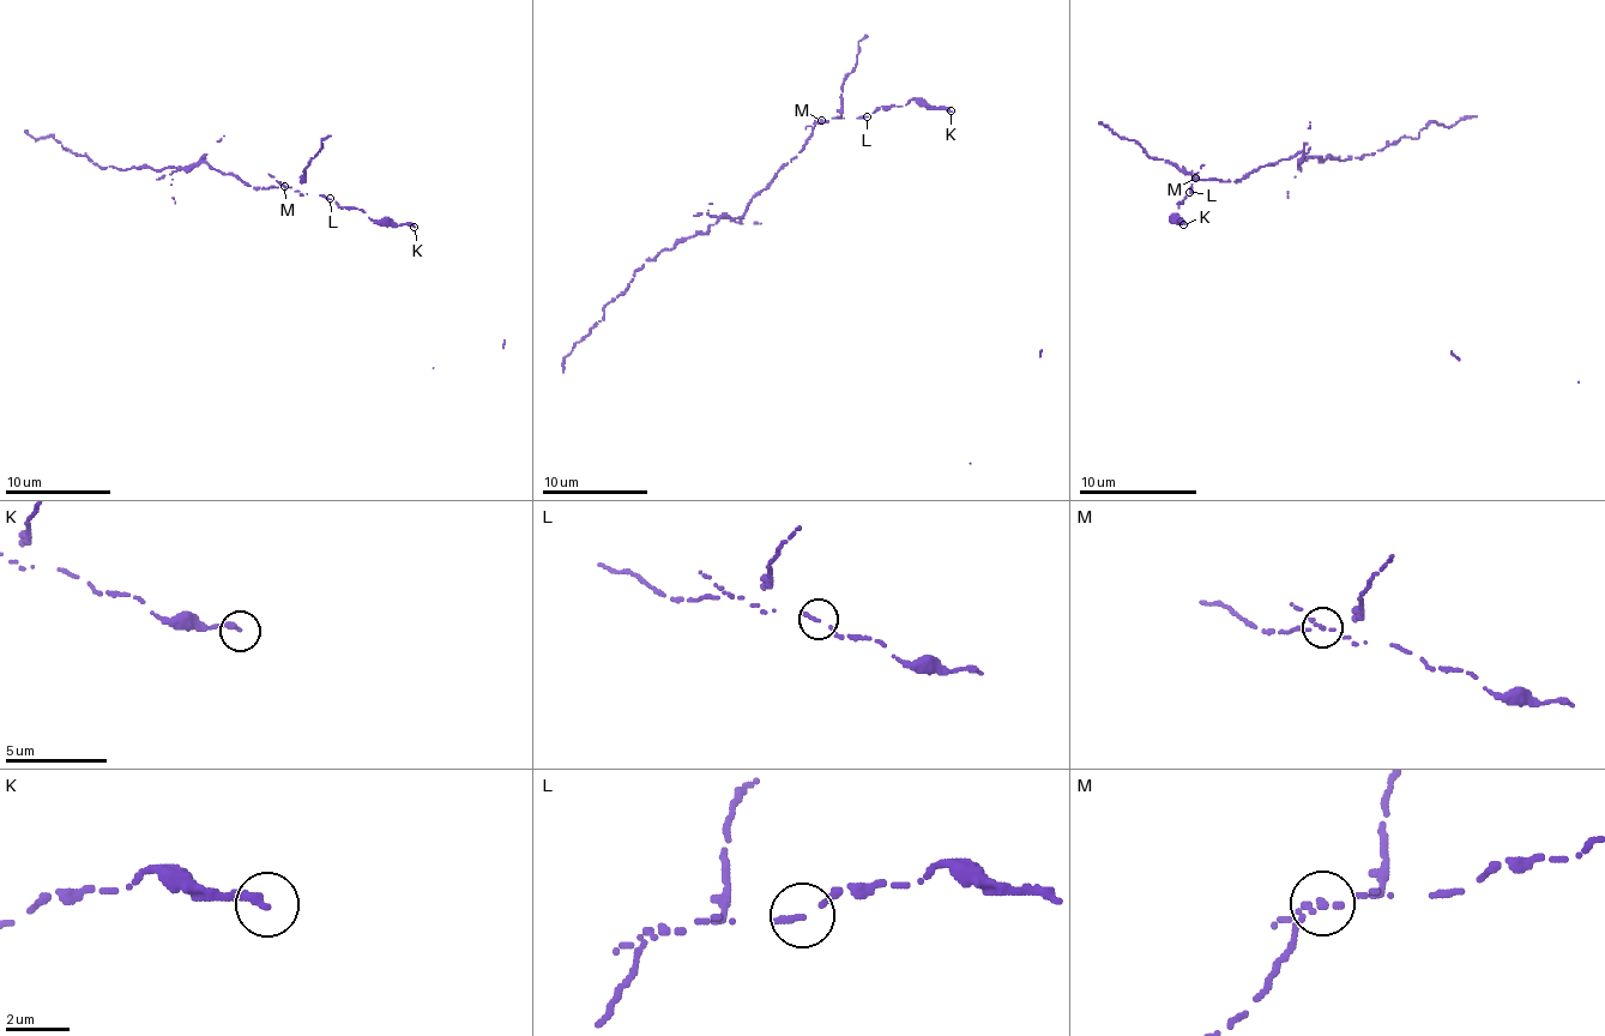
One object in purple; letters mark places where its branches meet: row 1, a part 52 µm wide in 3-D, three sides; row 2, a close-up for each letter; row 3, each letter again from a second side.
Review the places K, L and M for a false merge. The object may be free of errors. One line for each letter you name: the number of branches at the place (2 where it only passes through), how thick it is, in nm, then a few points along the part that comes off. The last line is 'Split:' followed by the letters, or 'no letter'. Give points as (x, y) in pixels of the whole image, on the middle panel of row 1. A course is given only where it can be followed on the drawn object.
M: branches 1; calibre 280 nm; course (822, 121), (740, 216), (719, 218), (643, 264), (563, 359), (563, 372)
Split: M

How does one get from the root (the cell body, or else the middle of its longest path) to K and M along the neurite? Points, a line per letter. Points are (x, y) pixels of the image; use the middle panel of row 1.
K: (867, 116), (878, 108), (906, 106), (911, 100), (924, 100), (951, 110)
M: (867, 116), (838, 116), (822, 121)

